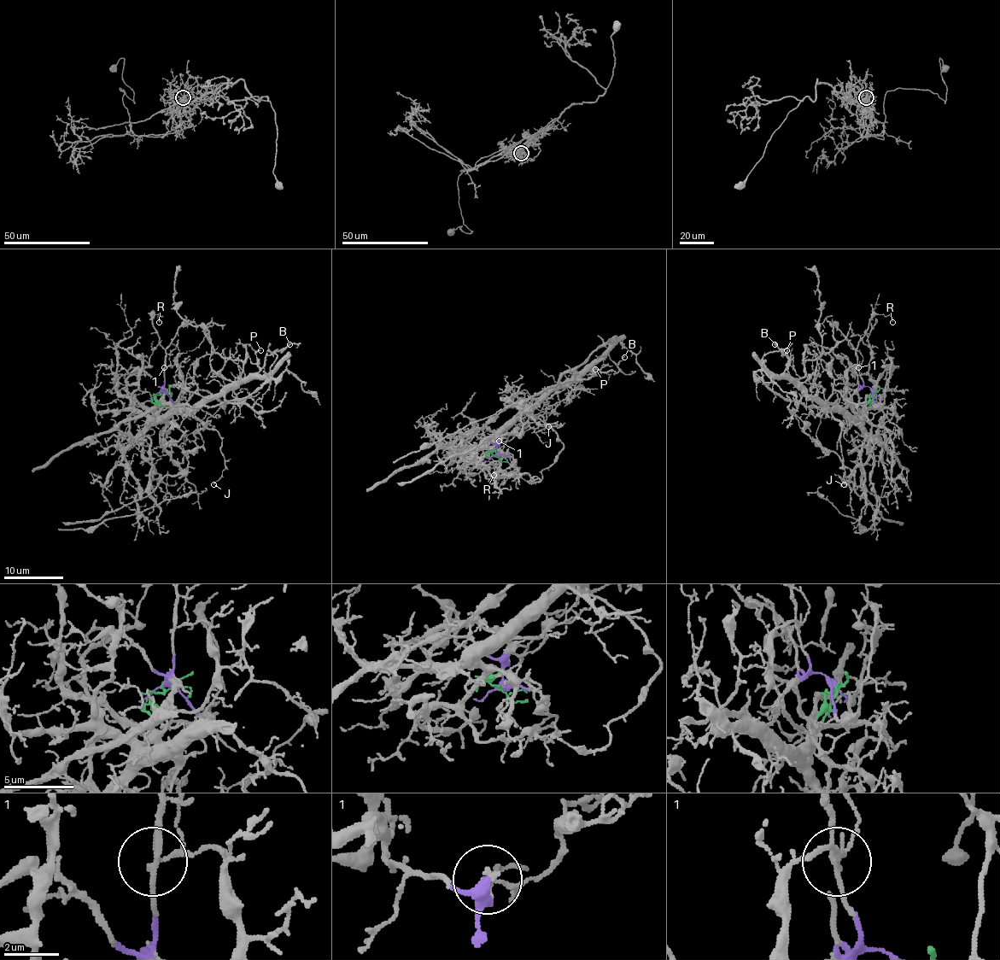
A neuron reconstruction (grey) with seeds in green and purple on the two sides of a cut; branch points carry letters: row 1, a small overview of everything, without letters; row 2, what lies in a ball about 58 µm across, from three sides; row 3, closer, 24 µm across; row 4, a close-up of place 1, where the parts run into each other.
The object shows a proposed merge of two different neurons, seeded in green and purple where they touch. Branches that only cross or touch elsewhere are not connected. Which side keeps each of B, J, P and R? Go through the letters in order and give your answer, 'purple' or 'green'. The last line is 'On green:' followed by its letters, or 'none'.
B: purple
J: green
P: green
R: purple
On green: J, P

